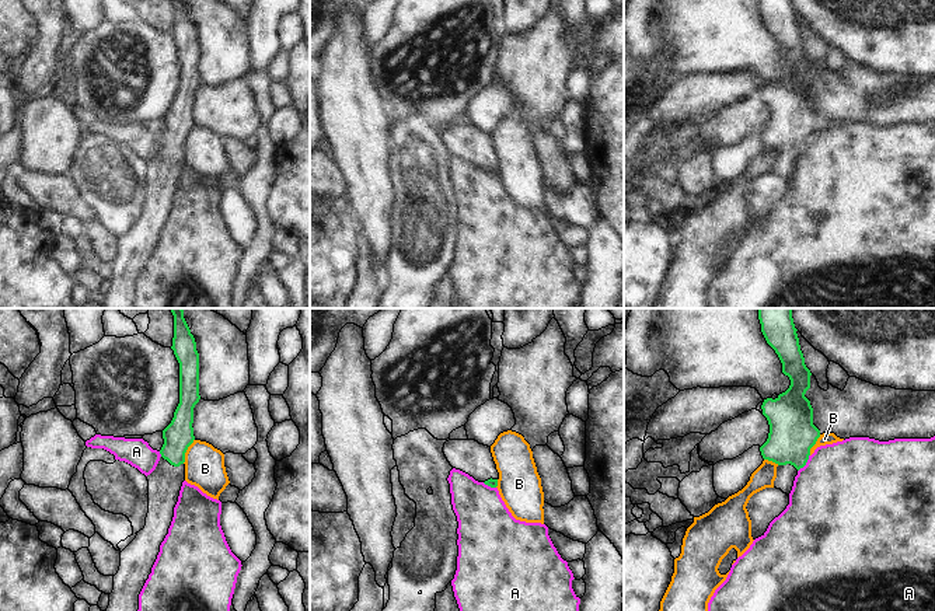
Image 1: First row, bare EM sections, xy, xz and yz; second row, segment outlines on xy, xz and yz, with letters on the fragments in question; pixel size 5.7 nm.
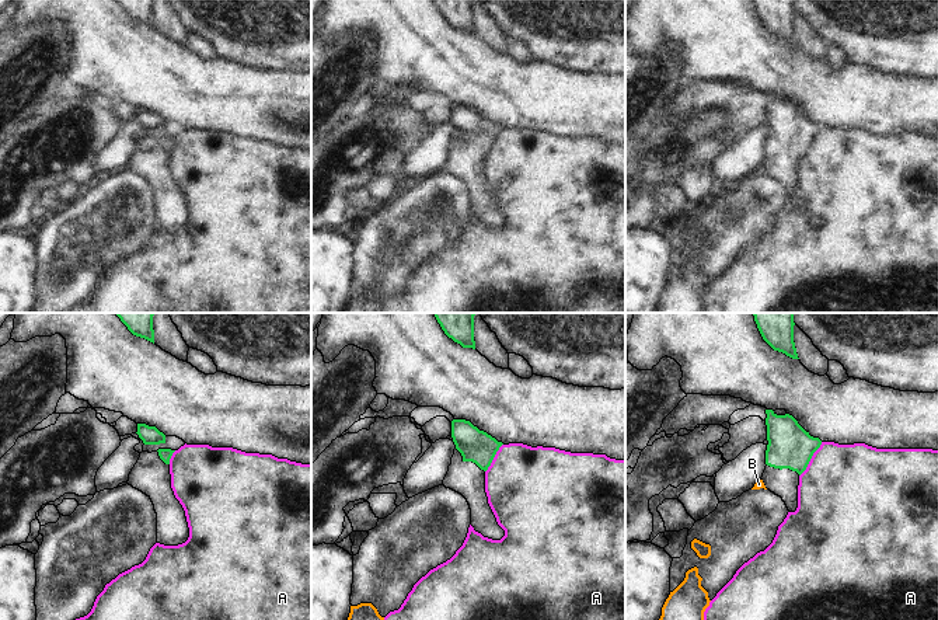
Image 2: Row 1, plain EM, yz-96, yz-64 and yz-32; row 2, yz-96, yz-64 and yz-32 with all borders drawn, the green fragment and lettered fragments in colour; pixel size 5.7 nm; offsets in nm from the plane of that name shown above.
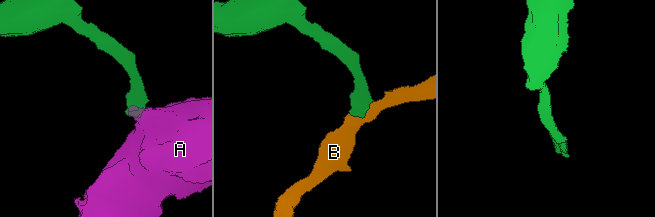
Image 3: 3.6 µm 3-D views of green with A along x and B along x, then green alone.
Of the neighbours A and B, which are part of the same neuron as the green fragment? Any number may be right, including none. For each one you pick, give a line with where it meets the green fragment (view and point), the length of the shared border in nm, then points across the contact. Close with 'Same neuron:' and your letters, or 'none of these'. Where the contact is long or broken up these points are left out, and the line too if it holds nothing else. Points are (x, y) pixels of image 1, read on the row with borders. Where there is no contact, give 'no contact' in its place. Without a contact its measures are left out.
Same neuron: none of these

